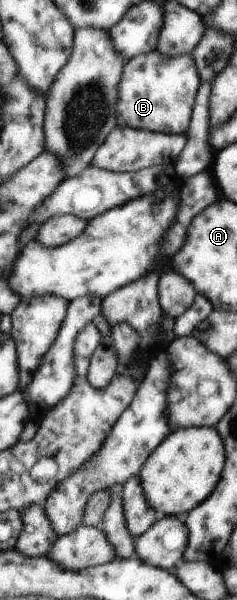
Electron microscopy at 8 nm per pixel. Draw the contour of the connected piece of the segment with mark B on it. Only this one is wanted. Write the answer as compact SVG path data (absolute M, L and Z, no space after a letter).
M154 49L148 54L132 58L122 68L122 80L117 88L120 95L120 100L115 104L118 126L155 133L187 134L201 83L198 76L191 53L167 57Z

